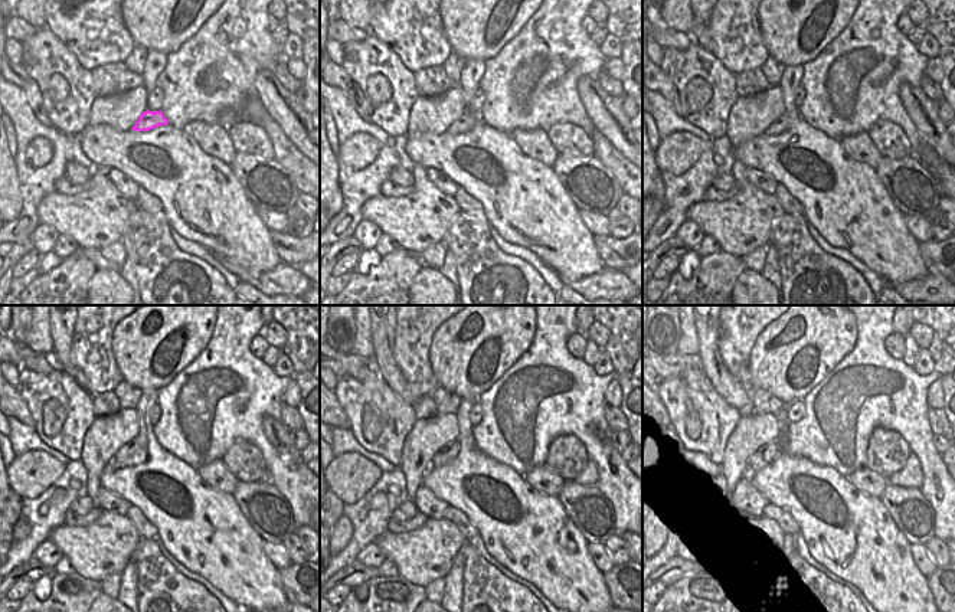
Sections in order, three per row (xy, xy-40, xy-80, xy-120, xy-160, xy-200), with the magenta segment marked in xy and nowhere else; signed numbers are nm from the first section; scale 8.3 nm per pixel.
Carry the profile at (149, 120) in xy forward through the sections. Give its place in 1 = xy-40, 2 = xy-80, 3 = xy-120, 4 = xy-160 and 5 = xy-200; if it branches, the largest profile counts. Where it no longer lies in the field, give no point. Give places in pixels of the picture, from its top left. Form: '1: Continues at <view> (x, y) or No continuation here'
1: Continues at xy-40 (467, 120)
2: Continues at xy-80 (781, 124)
3: Continues at xy-120 (124, 452)
4: Continues at xy-160 (442, 457)
5: Continues at xy-200 (767, 454).

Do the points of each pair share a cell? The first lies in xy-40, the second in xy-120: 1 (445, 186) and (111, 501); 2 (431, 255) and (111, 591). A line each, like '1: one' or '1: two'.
1: one
2: one

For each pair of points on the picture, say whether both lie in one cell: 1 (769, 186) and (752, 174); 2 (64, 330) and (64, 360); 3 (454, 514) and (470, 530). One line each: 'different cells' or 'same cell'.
1: same cell
2: same cell
3: same cell

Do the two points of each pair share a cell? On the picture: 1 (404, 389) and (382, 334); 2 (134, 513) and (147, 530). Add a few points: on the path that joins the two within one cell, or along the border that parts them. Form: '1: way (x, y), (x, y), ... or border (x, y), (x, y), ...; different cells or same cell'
1: way (392, 376), (385, 360), (383, 347); same cell
2: way (137, 517), (143, 526); same cell

